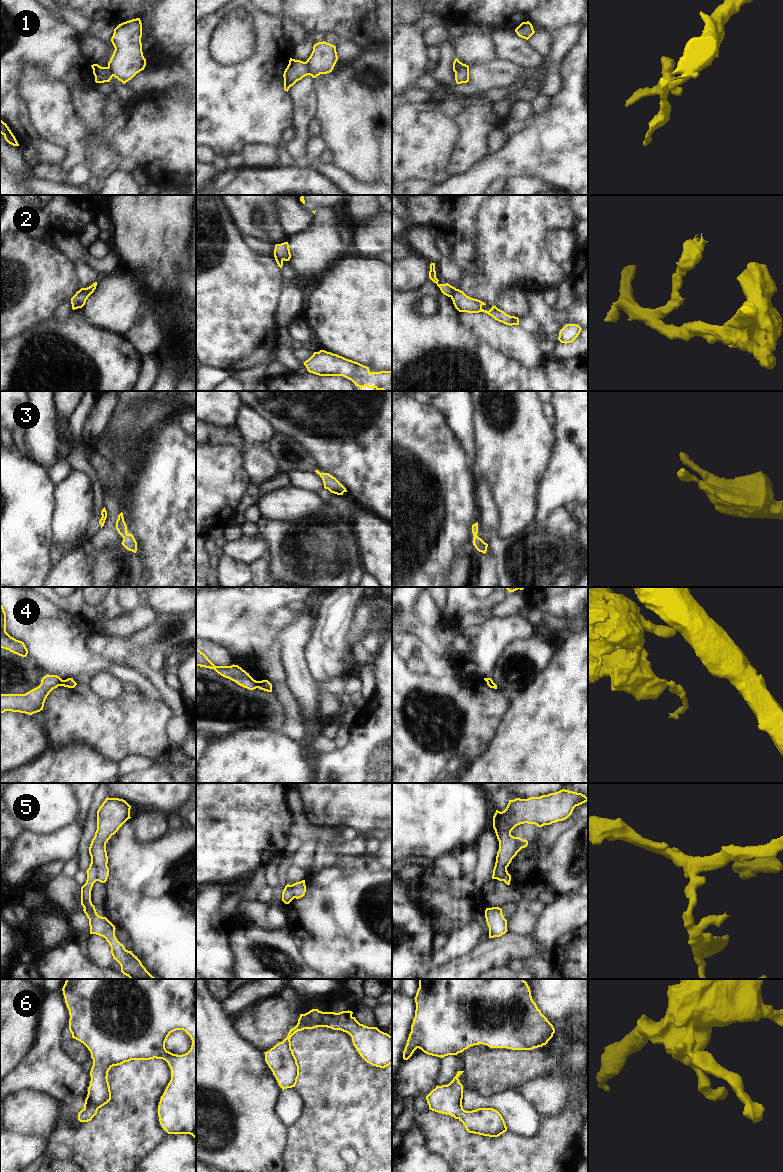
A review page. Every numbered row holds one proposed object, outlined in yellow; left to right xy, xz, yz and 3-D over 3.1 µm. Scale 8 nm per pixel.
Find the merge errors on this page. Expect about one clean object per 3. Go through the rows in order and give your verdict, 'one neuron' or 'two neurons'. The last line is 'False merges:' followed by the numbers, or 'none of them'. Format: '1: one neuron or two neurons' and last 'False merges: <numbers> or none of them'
1: two neurons
2: two neurons
3: one neuron
4: two neurons
5: two neurons
6: one neuron
False merges: 1, 2, 4, 5

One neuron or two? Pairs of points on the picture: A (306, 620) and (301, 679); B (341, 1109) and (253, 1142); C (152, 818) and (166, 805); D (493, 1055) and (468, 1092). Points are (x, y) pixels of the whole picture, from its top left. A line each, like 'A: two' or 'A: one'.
A: one
B: two
C: two
D: two

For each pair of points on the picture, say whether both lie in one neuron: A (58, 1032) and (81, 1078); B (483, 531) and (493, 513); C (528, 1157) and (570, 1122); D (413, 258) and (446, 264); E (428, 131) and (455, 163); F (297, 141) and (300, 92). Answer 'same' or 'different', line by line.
A: same
B: different
C: same
D: different
E: different
F: same

